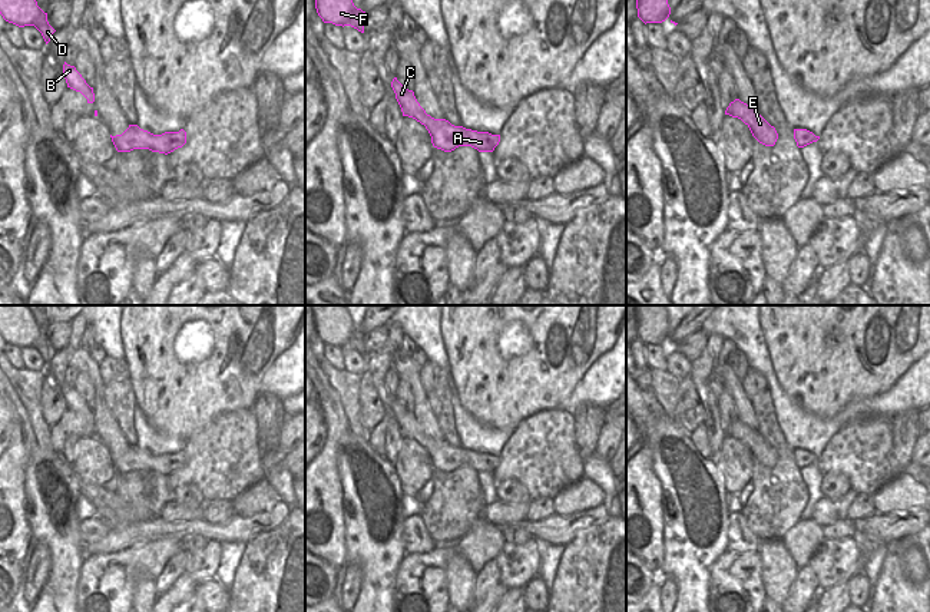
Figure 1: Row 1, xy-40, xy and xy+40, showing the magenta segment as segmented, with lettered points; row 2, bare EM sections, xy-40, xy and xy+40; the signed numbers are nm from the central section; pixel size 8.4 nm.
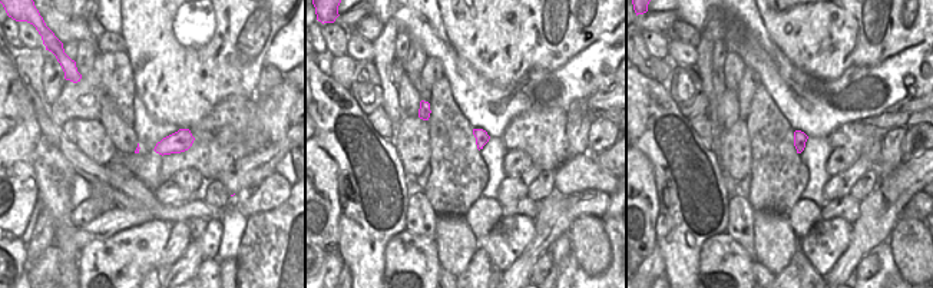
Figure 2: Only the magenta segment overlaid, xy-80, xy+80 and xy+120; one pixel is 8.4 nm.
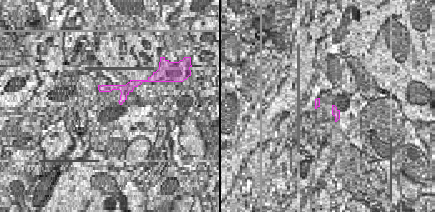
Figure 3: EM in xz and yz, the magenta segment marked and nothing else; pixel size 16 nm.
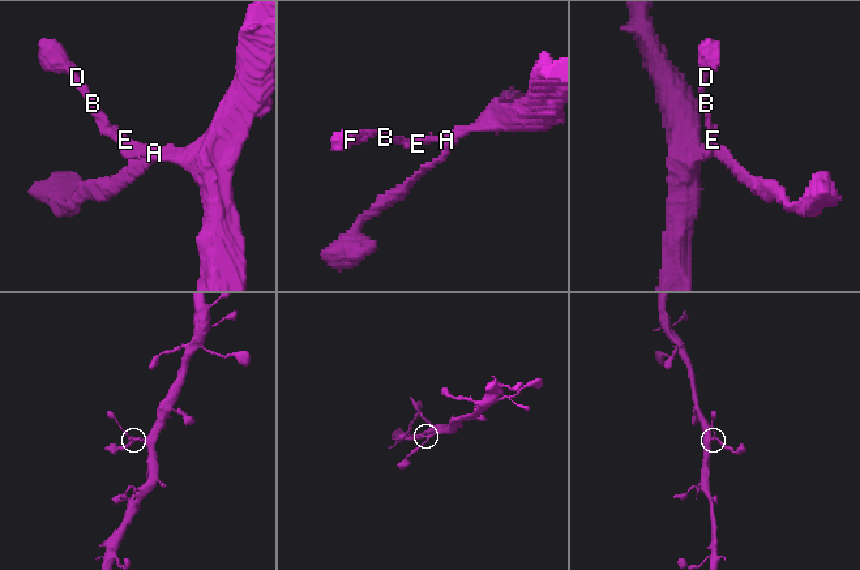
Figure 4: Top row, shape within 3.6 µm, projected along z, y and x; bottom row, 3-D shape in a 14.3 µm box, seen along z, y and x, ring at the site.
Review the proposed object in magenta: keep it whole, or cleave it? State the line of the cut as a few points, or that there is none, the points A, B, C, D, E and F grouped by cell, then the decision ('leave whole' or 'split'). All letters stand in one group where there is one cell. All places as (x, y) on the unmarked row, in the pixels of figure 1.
cut none; groups A B C D E F; leave whole

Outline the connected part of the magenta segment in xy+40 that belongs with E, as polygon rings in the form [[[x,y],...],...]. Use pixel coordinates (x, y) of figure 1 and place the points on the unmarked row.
[[[735,420],[729,424],[725,436],[741,440],[751,451],[752,457],[765,467],[774,467],[778,454],[774,447],[771,447],[757,430],[748,427],[747,424]]]

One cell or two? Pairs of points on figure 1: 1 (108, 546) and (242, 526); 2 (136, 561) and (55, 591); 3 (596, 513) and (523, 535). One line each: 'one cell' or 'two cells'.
1: one cell
2: two cells
3: two cells

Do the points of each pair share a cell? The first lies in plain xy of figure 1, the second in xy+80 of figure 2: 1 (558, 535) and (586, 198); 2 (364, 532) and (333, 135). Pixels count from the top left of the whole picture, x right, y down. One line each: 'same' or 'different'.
1: same
2: same

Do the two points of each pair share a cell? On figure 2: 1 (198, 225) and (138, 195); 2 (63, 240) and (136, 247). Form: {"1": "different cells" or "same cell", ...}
{"1": "different cells", "2": "different cells"}

